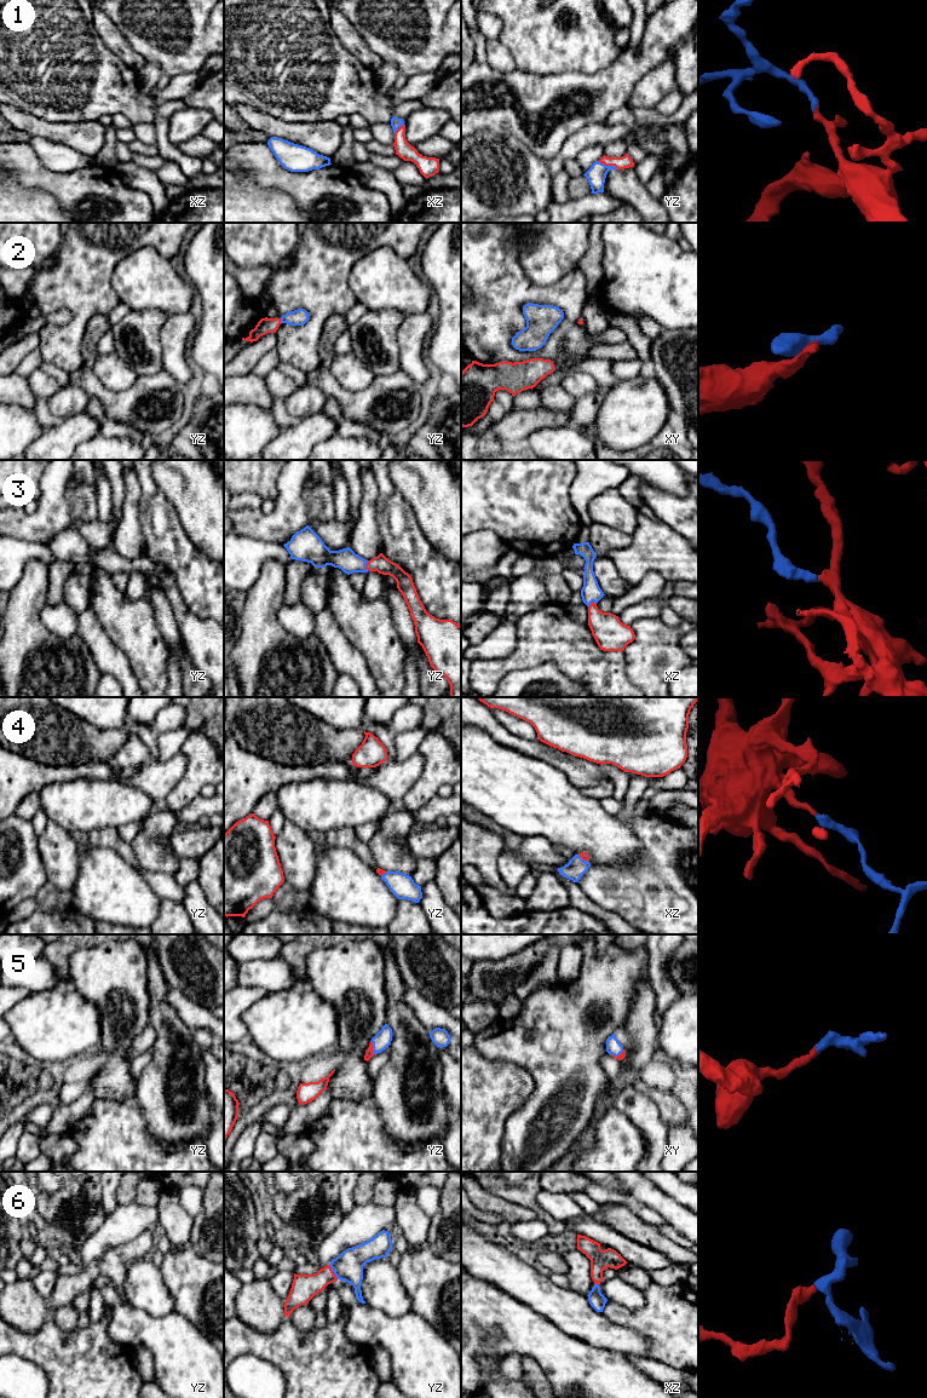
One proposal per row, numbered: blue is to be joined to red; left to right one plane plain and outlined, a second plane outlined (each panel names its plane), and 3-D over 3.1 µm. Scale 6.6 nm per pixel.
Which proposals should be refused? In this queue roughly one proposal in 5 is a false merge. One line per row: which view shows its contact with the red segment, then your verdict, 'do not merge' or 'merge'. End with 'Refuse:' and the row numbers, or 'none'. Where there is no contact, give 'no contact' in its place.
1: meets red in yz; merge
2: meets red in yz; merge
3: meets red in yz; merge
4: meets red in xz; merge
5: meets red in yz; merge
6: meets red in yz; merge
Refuse: none

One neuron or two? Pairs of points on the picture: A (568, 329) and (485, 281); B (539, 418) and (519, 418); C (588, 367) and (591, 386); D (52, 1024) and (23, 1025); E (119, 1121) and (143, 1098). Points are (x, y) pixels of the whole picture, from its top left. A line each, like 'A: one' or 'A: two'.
A: one
B: one
C: two
D: one
E: two

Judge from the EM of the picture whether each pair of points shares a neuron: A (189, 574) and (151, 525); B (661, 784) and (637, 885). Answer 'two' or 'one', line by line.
A: one
B: two

